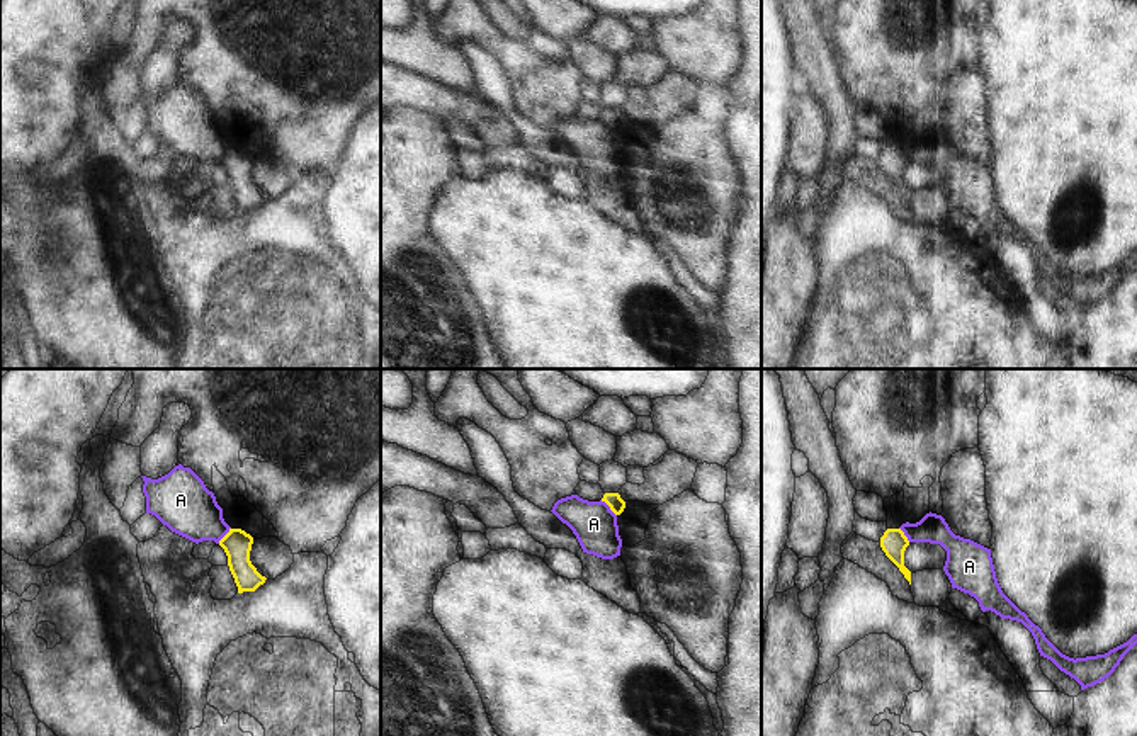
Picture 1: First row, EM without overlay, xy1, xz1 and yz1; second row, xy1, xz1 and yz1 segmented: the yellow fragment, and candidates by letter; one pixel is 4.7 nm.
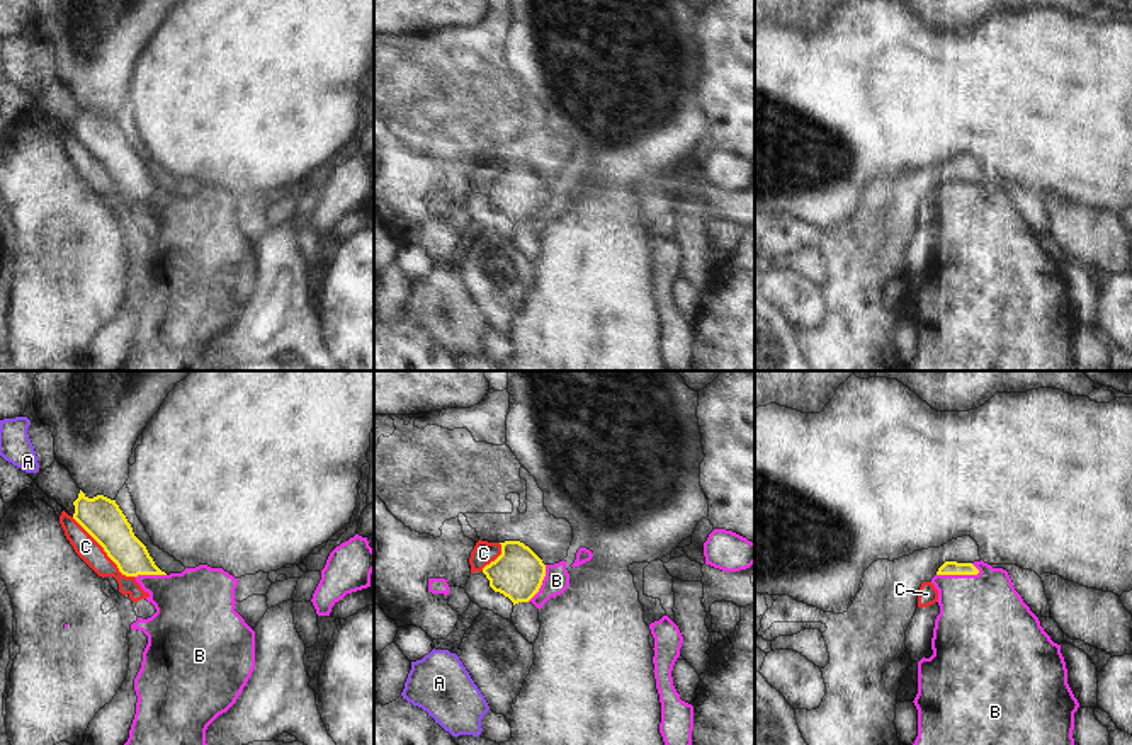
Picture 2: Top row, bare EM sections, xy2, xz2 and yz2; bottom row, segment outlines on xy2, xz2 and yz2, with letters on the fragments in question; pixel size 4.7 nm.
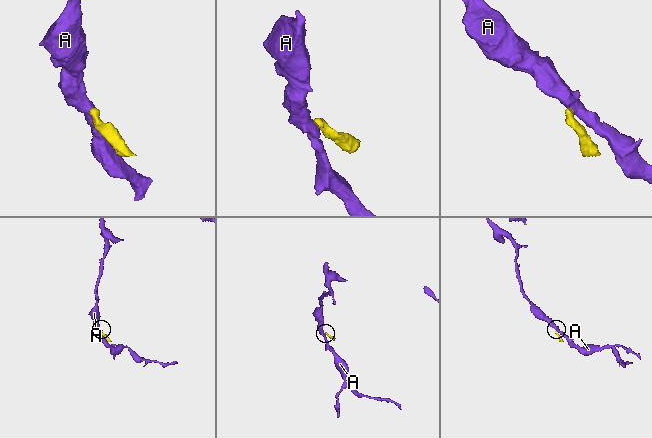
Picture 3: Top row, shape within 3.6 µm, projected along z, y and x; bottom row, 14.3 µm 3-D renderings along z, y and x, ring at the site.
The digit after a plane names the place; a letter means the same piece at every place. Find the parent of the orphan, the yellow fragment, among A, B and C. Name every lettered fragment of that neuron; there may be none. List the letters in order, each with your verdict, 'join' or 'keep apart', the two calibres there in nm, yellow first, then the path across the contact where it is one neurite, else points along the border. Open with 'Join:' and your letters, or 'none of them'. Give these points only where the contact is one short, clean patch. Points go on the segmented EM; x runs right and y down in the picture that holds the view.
Join: B
A: keep apart; 70 nm thick on the yellow side, 200 nm on the other; border along xz1 (600, 500), (616, 515)
B: join; 60 nm thick on the yellow side, 420 nm on the other; runs through yz2 (949, 567), (957, 574), (983, 619)
C: keep apart; 190 nm thick on the yellow side, 110 nm on the other

